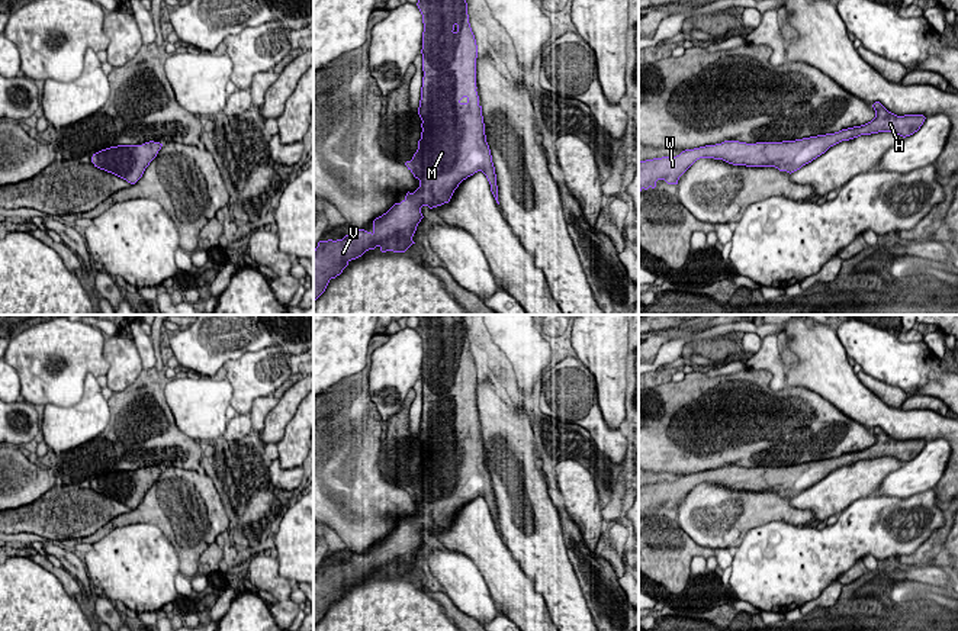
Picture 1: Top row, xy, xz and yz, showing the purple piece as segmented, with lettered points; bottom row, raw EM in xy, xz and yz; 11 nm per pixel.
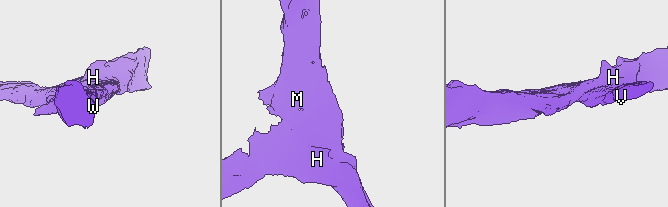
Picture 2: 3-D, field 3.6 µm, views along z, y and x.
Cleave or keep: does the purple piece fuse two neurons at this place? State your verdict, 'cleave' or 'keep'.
keep

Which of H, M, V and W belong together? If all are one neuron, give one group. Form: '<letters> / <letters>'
H M V W

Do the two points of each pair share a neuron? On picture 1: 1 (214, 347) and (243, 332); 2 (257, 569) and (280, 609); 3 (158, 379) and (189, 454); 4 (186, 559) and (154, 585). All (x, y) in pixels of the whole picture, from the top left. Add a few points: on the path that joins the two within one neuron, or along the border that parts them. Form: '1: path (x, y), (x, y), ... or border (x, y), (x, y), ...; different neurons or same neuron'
1: path (221, 340), (228, 332), (235, 332); same neuron
2: path (267, 579), (280, 592), (280, 599); same neuron
3: path (156, 398), (156, 421), (170, 435); same neuron
4: border (164, 533), (177, 556), (180, 572); different neurons

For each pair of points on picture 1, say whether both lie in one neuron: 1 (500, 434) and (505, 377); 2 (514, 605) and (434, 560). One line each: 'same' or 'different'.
1: different
2: different

